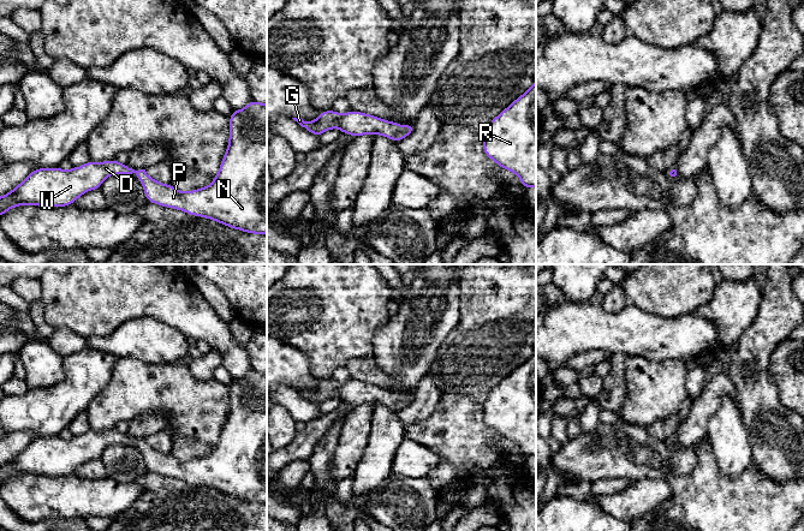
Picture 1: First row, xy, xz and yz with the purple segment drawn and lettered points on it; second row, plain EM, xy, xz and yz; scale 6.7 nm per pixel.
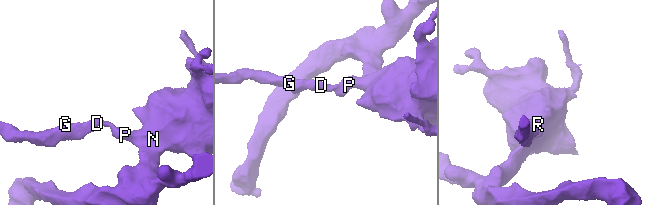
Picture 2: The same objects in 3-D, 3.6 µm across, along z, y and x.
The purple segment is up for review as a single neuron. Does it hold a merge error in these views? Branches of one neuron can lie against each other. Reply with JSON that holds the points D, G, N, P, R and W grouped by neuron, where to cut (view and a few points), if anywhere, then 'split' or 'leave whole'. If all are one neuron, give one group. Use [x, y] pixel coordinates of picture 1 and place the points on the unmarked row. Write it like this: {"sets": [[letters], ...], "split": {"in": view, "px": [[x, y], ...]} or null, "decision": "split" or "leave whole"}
{"sets": [["D", "G", "N", "P", "R", "W"]], "split": null, "decision": "leave whole"}

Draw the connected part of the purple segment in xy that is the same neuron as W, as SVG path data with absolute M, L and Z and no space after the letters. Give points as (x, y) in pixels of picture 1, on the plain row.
M250 369L243 378L230 384L230 408L218 443L207 457L189 461L178 460L171 453L150 447L145 438L135 440L119 430L88 430L81 436L62 440L59 436L36 437L12 460L0 466L0 487L11 477L31 473L37 476L66 476L83 463L100 458L103 449L113 443L135 442L142 452L148 471L202 485L252 503L267 502L267 372Z

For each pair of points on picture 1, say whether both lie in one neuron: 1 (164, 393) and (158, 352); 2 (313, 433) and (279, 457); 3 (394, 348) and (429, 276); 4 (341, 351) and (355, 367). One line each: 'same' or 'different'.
1: different
2: same
3: same
4: different

